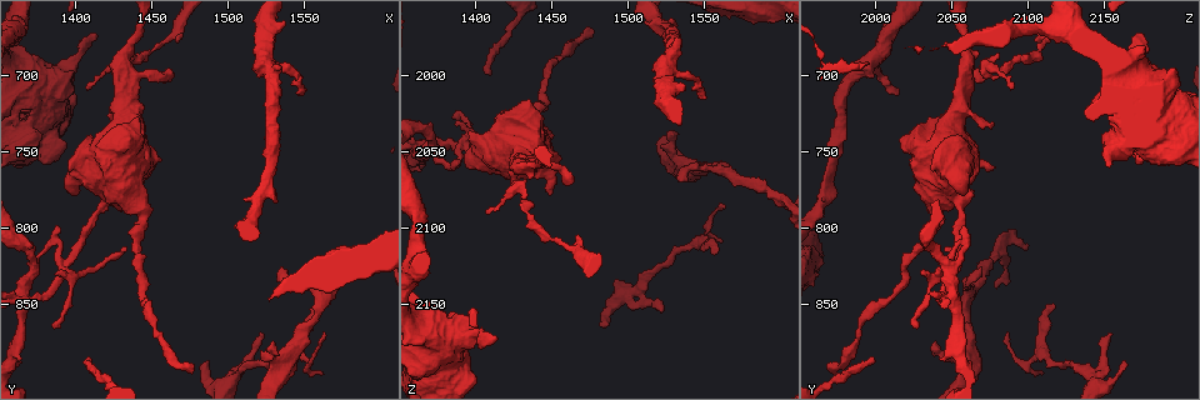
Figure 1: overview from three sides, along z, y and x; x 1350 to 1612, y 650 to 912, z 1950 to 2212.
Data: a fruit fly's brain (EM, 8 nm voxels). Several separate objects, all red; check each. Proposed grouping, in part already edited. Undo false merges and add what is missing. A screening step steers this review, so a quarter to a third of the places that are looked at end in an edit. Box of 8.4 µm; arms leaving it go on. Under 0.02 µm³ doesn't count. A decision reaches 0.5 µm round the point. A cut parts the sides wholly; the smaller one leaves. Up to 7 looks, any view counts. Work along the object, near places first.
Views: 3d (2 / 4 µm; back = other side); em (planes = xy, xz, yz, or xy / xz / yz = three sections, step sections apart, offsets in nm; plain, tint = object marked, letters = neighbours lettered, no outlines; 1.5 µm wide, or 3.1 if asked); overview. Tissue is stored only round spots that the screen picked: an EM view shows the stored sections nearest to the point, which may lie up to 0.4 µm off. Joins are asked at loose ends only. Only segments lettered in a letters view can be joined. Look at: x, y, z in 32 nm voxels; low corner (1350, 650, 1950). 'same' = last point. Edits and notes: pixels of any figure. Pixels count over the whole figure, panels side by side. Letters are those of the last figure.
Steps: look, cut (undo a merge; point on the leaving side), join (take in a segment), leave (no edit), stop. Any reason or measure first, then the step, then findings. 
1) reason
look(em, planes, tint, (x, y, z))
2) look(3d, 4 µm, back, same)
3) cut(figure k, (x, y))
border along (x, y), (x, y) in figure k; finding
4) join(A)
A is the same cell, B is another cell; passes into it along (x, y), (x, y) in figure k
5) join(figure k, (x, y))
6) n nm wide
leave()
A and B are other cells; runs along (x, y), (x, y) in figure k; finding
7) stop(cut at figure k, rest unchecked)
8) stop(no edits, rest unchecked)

thin end
look(em, xy, step 4, letters, (1528, 874, 2040))

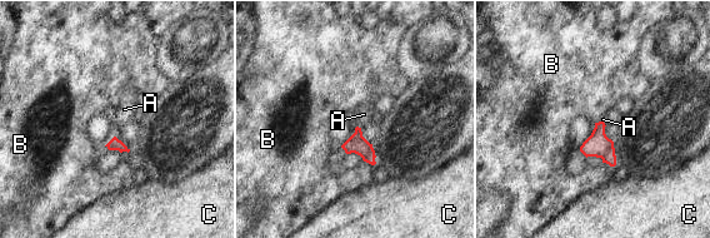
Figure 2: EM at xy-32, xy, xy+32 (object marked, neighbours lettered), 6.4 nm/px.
join(figure 2, (364, 114))
A is the same cell, B and C are other cells; passes into it along (356, 143), (358, 127), (364, 114) in figure 2; it goes on there

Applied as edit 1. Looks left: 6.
redraw
look(overview)

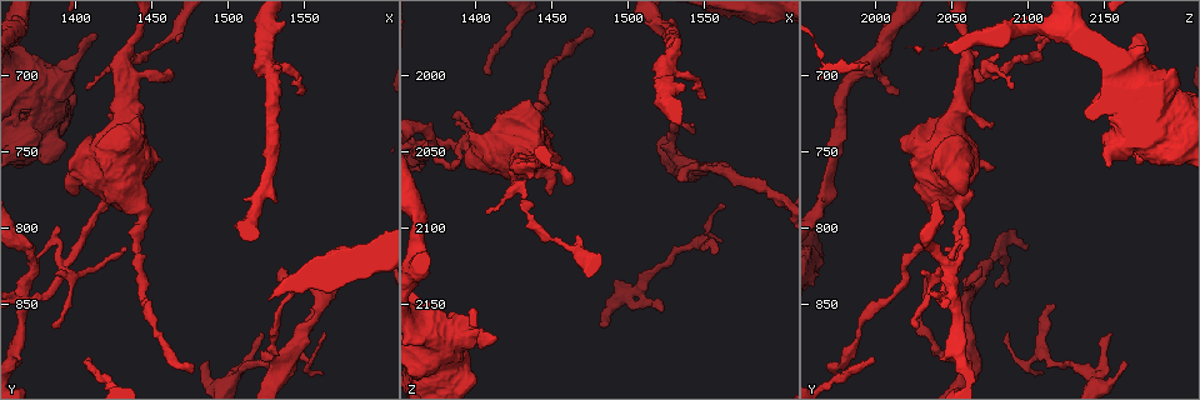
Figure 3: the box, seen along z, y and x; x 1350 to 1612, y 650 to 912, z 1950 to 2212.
three-way junction
look(em, planes, plain, (1430, 694, 2064))

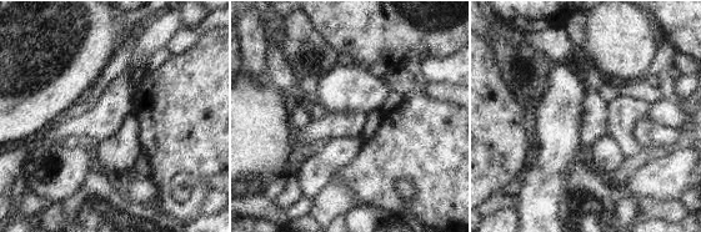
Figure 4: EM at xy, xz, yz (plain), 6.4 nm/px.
look(em, planes, letters, same)

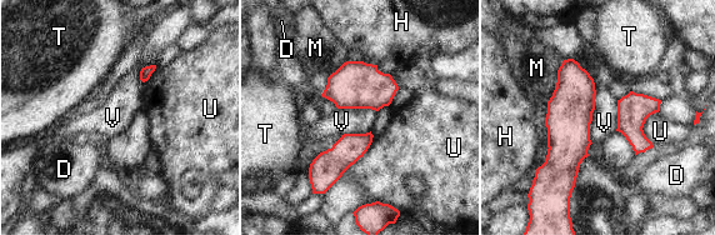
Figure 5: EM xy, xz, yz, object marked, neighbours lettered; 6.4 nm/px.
leave()
D, H, M, T, U and V are other cells; border along (595, 85), (591, 143) in figure 5; all the same cell

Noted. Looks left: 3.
sharp bend
look(3d, 2 µm, (1394, 828, 2046))

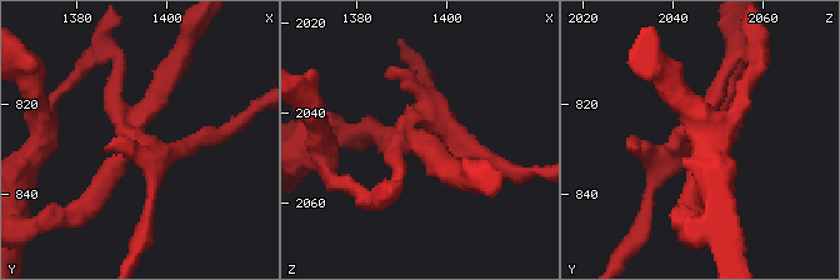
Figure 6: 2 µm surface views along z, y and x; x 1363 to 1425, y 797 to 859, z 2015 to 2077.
need the tissue
look(em, 3.1 µm, yz, step 8, tint, (1392, 826, 2046))

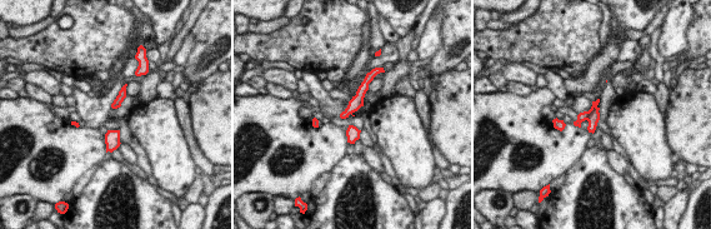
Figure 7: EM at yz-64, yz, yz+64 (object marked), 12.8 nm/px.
another direction
look(em, 3.1 µm, planes, letters, same)

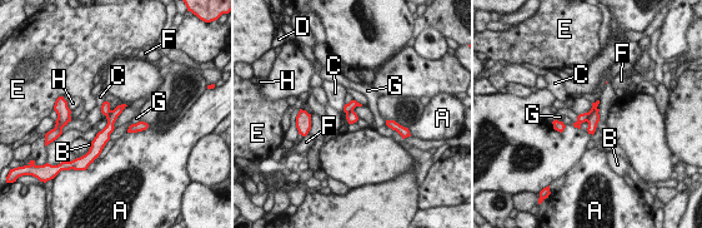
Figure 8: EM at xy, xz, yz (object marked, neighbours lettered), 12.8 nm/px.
cut(figure 8, (581, 118))
A, B, C, D, E, F, G and H are other cells; border along (588, 113), (586, 120) in figure 8; a second cell is stuck on

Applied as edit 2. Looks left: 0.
stop(join at figure 2, cut at figure 8, rest unchecked)

